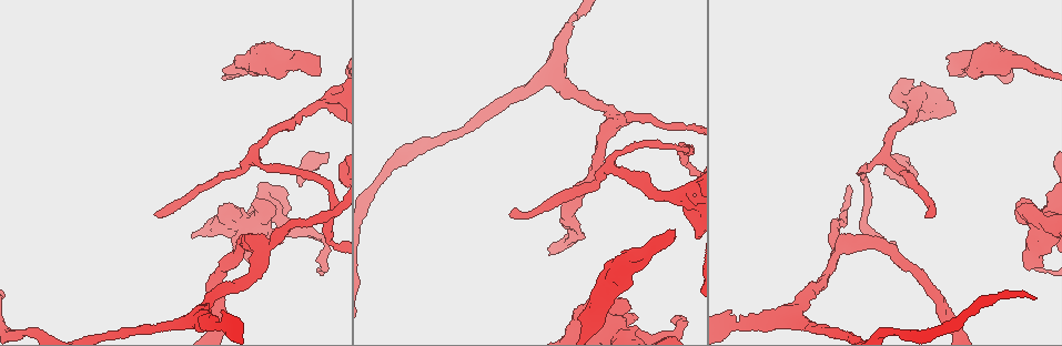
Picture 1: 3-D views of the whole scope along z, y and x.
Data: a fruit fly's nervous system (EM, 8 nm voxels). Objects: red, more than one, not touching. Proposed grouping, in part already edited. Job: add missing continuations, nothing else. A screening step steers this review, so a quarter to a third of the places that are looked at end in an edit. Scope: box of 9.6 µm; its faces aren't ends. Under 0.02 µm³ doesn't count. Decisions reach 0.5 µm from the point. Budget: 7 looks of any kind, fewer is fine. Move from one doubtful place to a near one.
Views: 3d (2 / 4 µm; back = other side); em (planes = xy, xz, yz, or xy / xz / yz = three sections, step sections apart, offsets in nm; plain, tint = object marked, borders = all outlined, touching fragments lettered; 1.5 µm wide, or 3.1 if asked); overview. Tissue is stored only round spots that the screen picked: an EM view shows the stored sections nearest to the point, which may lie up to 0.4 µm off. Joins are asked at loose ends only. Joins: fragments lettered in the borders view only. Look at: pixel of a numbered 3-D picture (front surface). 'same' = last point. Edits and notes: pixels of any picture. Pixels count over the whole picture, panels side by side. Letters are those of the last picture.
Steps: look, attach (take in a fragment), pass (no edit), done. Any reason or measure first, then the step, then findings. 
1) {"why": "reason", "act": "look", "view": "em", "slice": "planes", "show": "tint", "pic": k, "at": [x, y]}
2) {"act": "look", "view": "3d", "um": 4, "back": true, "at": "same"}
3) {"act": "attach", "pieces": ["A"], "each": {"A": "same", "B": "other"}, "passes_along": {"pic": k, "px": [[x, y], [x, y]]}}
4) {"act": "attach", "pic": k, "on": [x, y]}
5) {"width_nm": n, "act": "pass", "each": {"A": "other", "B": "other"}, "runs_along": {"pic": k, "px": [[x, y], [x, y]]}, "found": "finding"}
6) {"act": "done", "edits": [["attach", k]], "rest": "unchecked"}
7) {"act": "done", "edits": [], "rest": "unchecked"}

{"why": "free end", "act": "look", "view": "3d", "um": 4, "pic": 1, "at": [636, 317]}

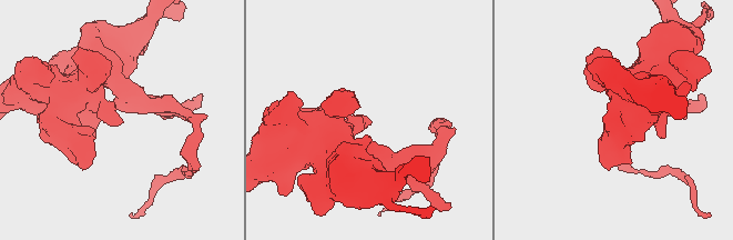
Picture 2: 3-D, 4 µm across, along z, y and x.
{"act": "look", "view": "em", "slice": "xy", "step": 4, "show": "borders", "pic": 2, "at": [122, 122]}

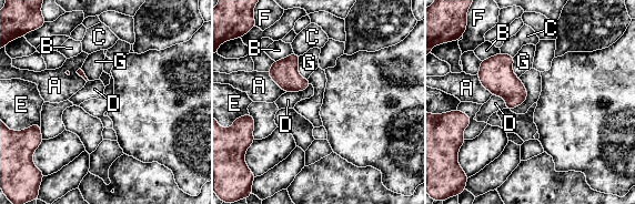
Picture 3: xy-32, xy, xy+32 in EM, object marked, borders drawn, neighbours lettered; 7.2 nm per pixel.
{"act": "look", "view": "em", "slice": "planes", "show": "borders", "at": "same"}

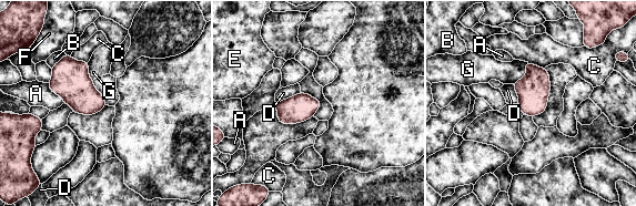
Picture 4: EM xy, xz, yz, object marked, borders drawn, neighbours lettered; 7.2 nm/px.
{"act": "pass", "each": {"A": "other", "B": "other", "C": "other", "D": "other", "E": "other", "F": "other", "G": "other"}, "border": {"pic": 4, "px": [[300, 92], [276, 102]]}, "found": "none of them fits"}

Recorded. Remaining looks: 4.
{"why": "branch stops here", "act": "look", "view": "em", "slice": "xz", "step": 8, "show": "borders", "pic": 1, "at": [949, 58]}

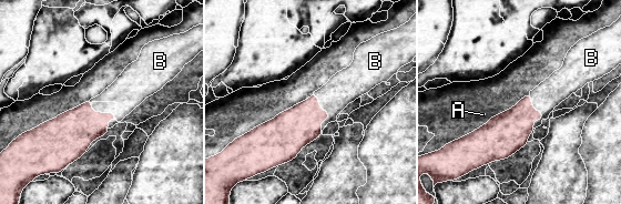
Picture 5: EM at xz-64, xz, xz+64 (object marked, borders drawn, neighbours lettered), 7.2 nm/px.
{"act": "look", "view": "em", "slice": "planes", "show": "borders", "at": "same"}

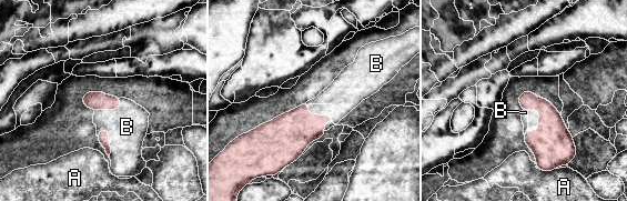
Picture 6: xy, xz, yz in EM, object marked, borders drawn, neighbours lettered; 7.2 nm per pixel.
{"act": "attach", "pieces": ["B"], "each": {"A": "other", "B": "same"}, "passes_along": {"pic": 6, "px": [[103, 134], [108, 141], [127, 127]]}, "found": "it goes on there"}

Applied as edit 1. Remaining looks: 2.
{"act": "done", "edits": [["attach", 6]], "rest": "unchecked"}

